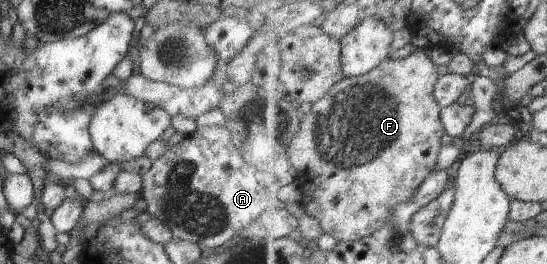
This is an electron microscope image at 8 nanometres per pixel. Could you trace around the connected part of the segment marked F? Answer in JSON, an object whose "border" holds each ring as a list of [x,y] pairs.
{"border":[[[428,53],[426,55],[409,55],[405,59],[395,61],[388,59],[381,66],[375,67],[373,71],[367,73],[367,75],[343,79],[333,87],[327,97],[305,108],[302,115],[303,121],[299,121],[299,133],[296,133],[293,141],[289,143],[287,153],[291,165],[299,172],[297,185],[292,190],[292,197],[299,211],[317,218],[323,232],[329,234],[338,242],[364,239],[384,227],[385,223],[392,219],[391,211],[393,211],[393,207],[413,199],[416,190],[419,189],[429,175],[435,172],[435,167],[437,167],[437,157],[439,157],[439,151],[441,151],[441,137],[446,134],[440,115],[442,109],[440,104],[437,103],[435,95],[437,81],[440,78],[439,67],[433,63],[433,59]]]}

